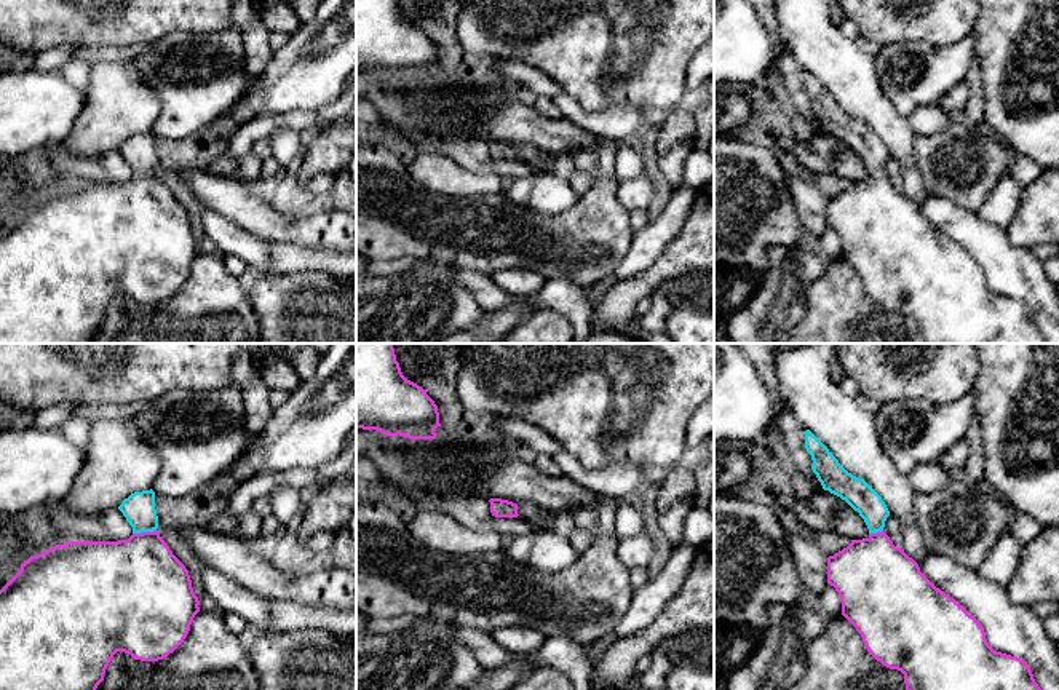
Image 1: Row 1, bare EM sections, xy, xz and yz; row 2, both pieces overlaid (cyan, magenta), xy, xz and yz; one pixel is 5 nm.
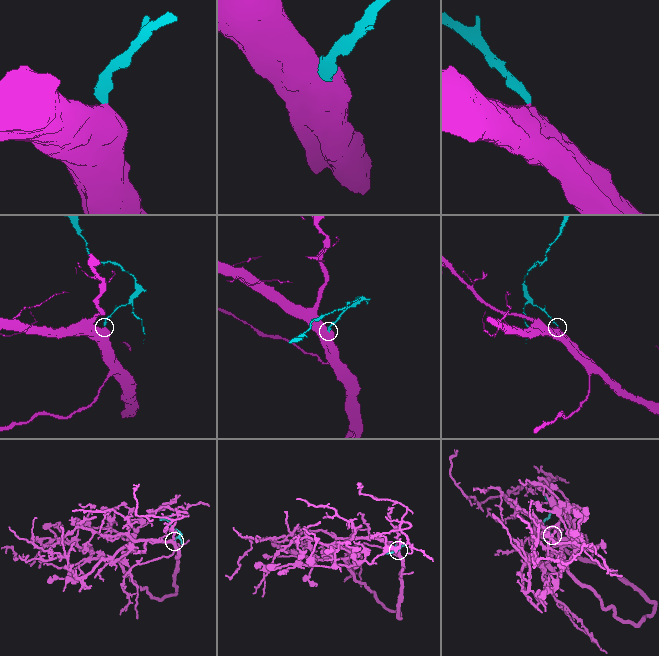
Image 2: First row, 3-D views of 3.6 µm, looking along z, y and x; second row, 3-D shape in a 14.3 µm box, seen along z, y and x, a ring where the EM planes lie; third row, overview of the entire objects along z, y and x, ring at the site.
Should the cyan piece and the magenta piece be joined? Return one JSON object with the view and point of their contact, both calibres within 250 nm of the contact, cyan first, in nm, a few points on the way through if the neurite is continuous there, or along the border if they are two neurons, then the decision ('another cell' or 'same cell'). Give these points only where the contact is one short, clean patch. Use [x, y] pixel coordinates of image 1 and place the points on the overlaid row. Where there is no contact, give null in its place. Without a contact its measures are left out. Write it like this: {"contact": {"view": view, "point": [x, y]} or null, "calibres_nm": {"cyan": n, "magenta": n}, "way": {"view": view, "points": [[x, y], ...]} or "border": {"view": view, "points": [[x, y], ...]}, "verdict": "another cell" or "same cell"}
{"contact": {"view": "xy", "point": [144, 531]}, "calibres_nm": {"cyan": 160, "magenta": 440}, "verdict": "same cell"}

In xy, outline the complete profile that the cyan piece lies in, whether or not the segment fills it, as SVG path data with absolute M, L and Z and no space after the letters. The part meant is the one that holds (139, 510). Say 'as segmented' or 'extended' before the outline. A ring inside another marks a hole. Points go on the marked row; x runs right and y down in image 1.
extended; M134 492L118 506L133 535L120 541L67 541L30 556L0 589L0 690L96 690L117 652L158 661L187 637L200 601L185 565L158 533L155 492Z

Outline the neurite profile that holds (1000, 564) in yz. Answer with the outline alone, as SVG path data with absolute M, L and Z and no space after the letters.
M1009 524L976 570L982 578L1003 588L1011 583L1021 561L1022 546L1011 533Z

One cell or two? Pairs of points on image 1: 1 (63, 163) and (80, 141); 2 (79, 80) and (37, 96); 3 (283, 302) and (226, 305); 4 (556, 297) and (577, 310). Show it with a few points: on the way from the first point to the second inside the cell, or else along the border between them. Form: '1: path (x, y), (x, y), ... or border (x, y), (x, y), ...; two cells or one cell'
1: border (61, 144), (83, 157), (109, 152); two cells
2: border (59, 71), (87, 99); two cells
3: border (246, 294), (259, 326); two cells
4: path (561, 297), (572, 305); one cell

